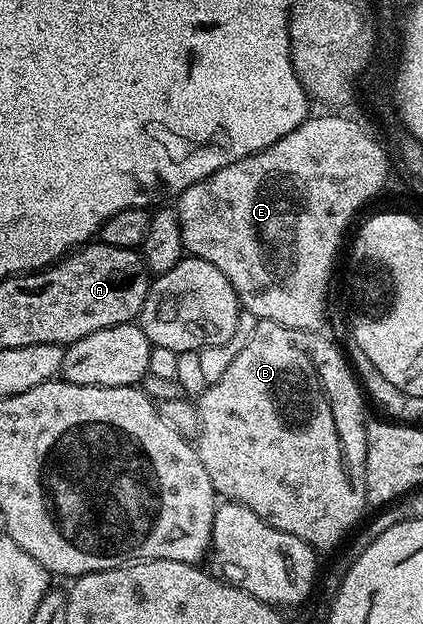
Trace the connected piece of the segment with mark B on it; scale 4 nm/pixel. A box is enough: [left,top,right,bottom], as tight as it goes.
[195,321,367,551]

